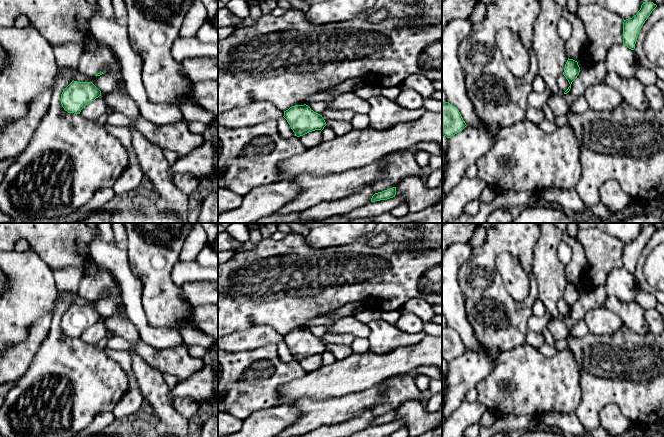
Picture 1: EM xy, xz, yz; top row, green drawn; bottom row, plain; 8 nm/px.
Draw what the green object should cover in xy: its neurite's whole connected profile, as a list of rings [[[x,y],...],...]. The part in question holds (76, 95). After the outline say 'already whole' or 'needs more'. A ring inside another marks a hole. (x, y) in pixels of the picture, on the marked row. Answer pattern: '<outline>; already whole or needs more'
[[[72,81],[61,94],[61,104],[68,113],[80,114],[81,110],[101,96],[92,82]]]; already whole

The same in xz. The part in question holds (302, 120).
[[[295,105],[284,111],[283,116],[295,136],[300,137],[315,130],[323,130],[327,125],[322,115],[314,112],[308,105]]]; already whole

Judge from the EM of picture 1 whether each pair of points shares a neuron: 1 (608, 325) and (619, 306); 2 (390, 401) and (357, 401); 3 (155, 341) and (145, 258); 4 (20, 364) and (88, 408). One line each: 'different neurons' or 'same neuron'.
1: different neurons
2: different neurons
3: different neurons
4: different neurons

